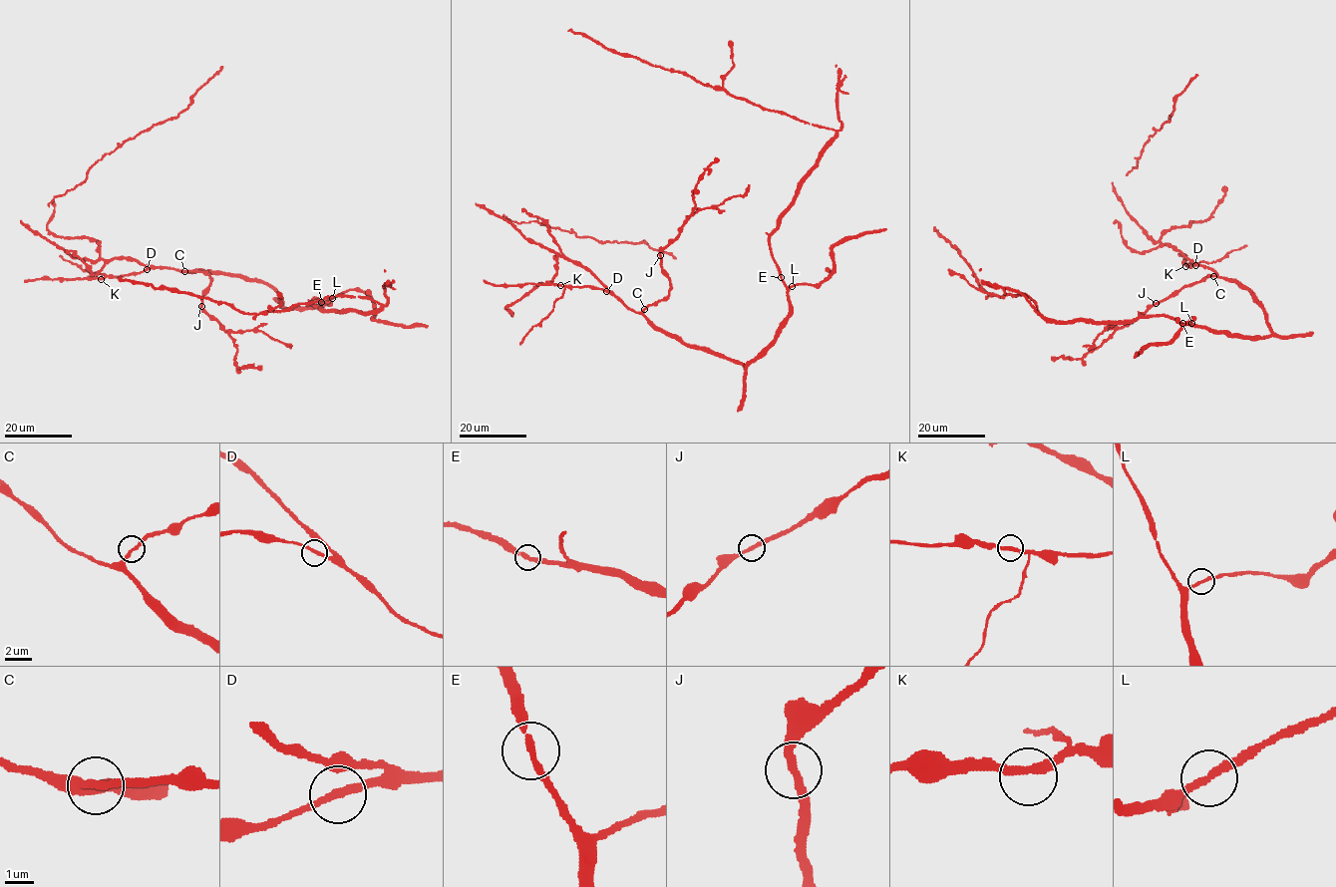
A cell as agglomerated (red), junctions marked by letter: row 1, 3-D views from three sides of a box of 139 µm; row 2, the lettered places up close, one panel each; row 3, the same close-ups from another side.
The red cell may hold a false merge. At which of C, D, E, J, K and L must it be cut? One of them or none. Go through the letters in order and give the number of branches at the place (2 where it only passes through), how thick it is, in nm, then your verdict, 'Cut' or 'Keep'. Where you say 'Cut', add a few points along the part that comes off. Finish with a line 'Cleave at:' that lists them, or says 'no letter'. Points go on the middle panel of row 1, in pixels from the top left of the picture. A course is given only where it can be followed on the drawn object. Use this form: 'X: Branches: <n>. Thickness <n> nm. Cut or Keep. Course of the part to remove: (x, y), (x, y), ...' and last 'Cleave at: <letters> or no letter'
C: Branches: 2. Thickness 240 nm. Keep
D: Branches: 2. Thickness 240 nm. Keep
E: Branches: 2. Thickness 240 nm. Keep
J: Branches: 2. Thickness 280 nm. Keep
K: Branches: 2. Thickness 280 nm. Keep
L: Branches: 2. Thickness 240 nm. Keep
Cleave at: no letter

